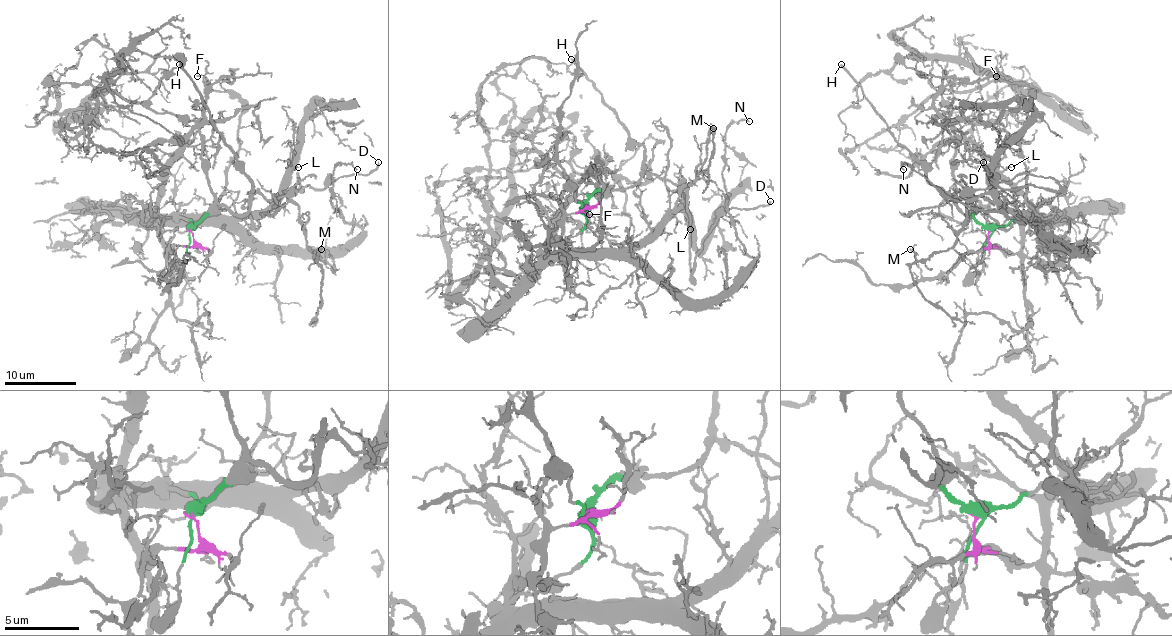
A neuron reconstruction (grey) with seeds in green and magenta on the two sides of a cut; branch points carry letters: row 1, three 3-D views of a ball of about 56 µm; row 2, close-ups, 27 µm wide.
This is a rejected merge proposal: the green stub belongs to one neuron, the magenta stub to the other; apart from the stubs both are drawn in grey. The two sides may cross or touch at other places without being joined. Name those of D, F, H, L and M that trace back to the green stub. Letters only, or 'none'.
D, H

